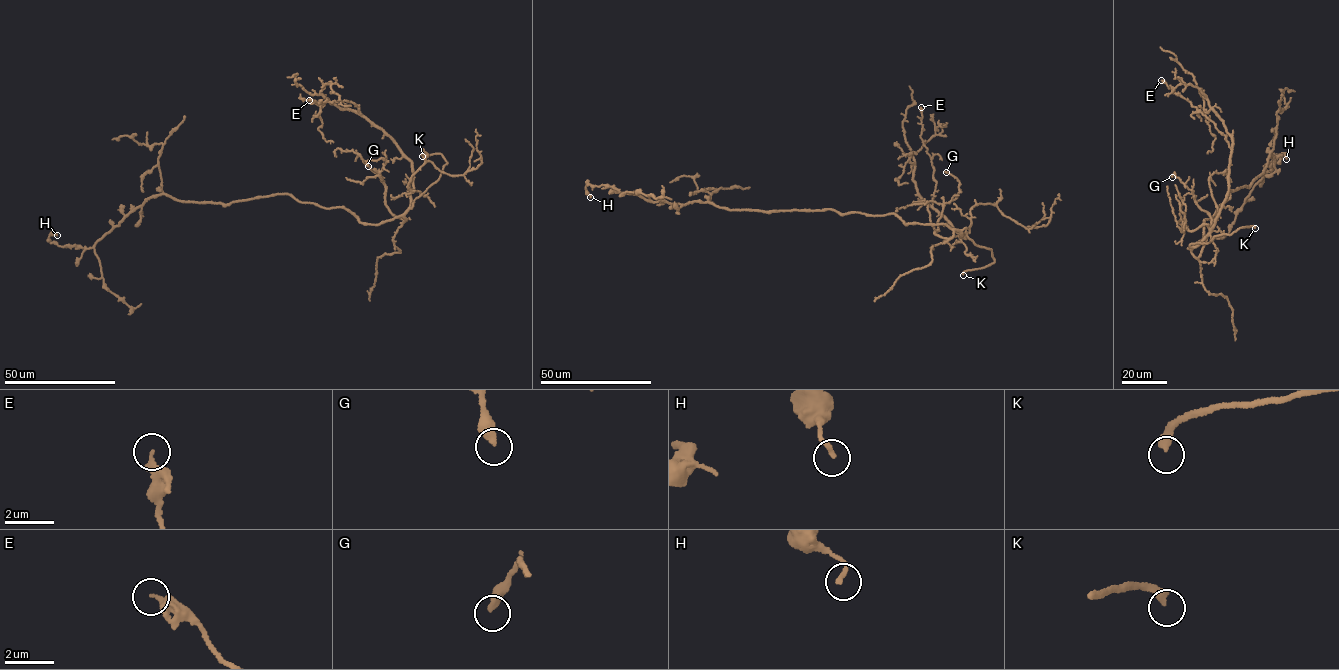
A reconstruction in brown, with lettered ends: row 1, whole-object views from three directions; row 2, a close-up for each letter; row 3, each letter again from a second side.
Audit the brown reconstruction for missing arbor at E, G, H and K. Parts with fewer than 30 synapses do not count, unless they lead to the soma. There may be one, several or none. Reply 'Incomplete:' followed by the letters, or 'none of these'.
Incomplete: K

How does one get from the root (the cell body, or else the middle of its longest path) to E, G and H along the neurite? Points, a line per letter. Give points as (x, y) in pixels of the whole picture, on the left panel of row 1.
E: (325, 208), (345, 208), (362, 223), (393, 220), (409, 207), (412, 169), (395, 143), (354, 103), (309, 100)
G: (325, 208), (345, 208), (365, 223), (405, 219), (386, 204), (379, 173), (386, 161), (368, 160), (368, 166)
H: (325, 208), (286, 194), (226, 205), (160, 193), (92, 247), (51, 243), (49, 235), (57, 235)

